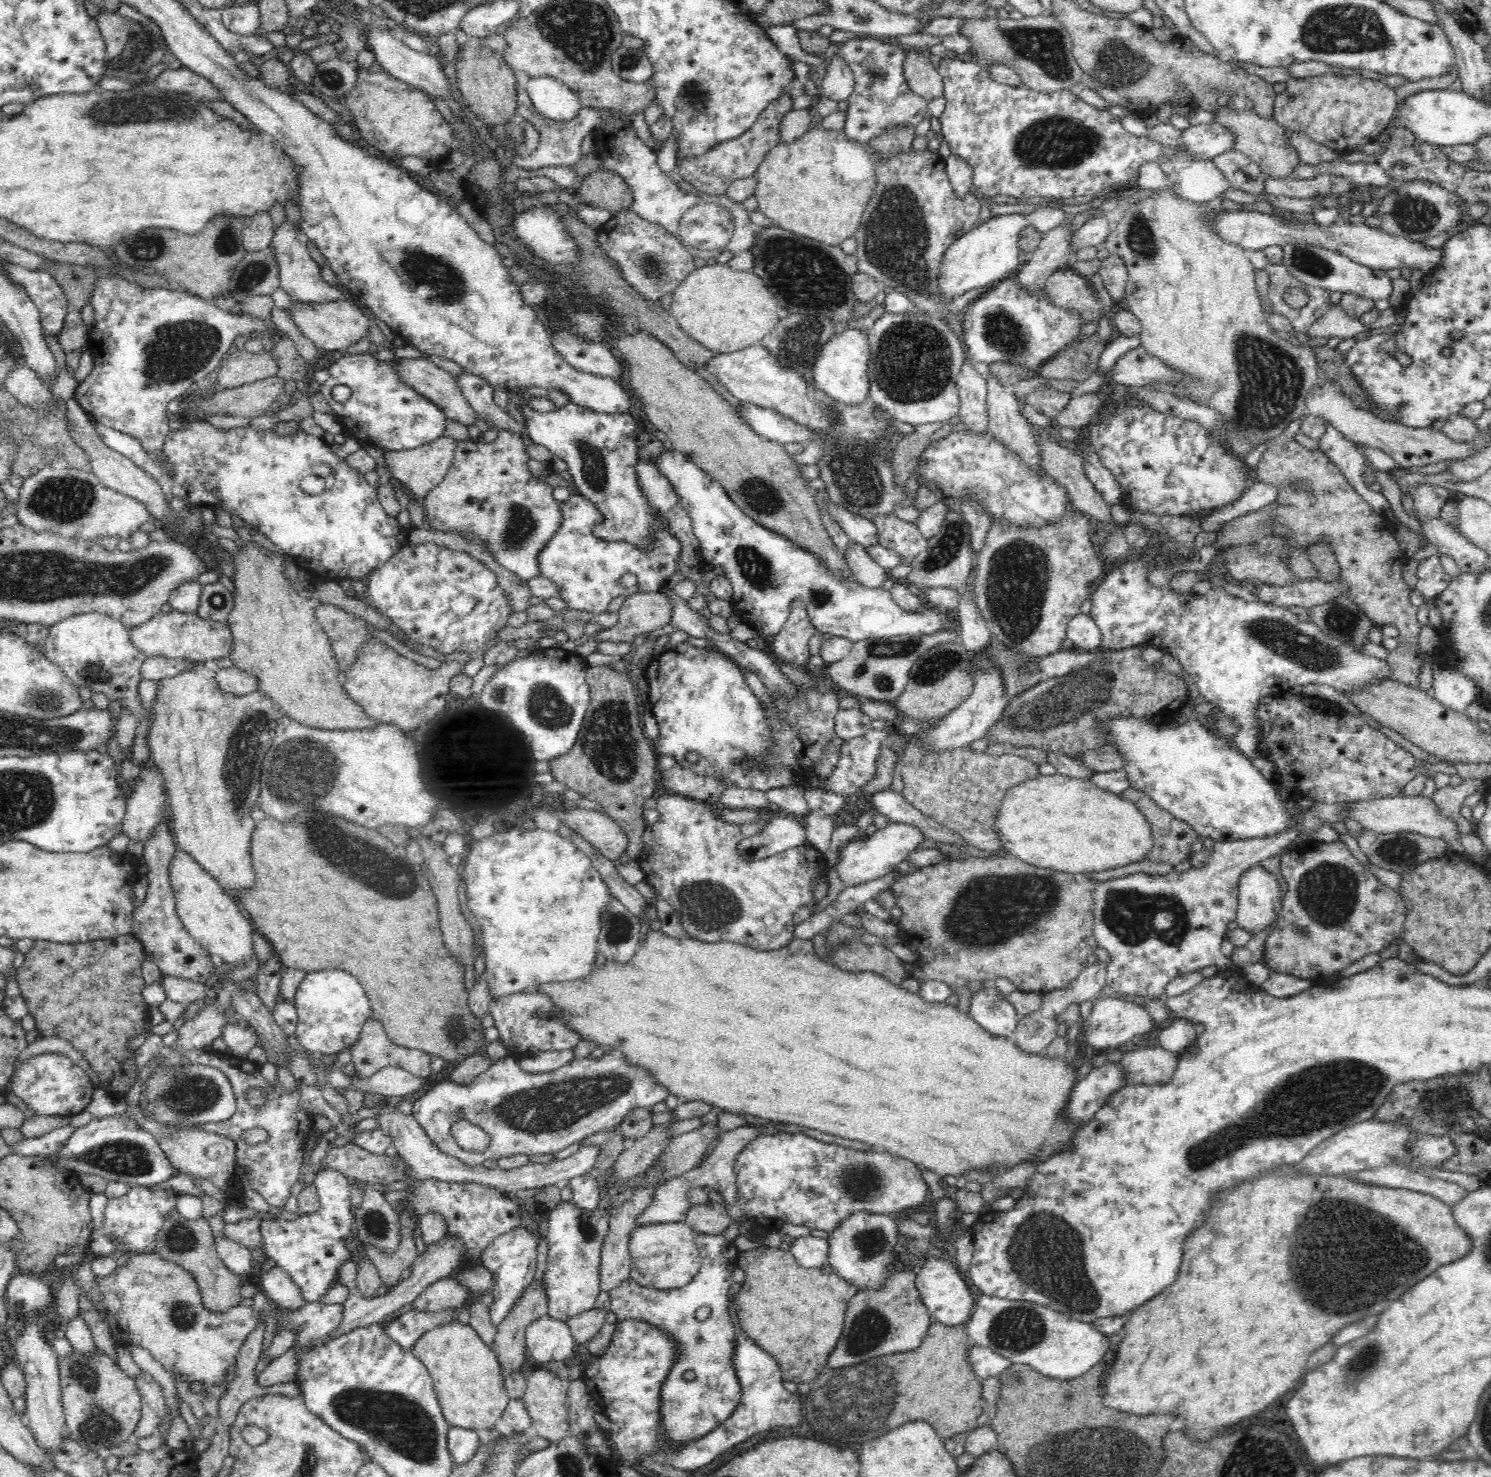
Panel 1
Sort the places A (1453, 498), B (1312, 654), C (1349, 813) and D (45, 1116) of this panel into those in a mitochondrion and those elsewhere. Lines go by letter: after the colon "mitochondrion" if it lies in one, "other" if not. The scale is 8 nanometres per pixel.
A: other
B: mitochondrion
C: other
D: other

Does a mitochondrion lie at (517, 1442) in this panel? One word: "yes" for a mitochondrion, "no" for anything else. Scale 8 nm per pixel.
no

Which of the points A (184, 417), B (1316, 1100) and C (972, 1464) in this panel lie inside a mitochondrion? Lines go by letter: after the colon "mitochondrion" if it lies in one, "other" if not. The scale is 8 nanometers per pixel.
A: other
B: mitochondrion
C: other

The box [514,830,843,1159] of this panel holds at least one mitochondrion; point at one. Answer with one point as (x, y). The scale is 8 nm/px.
(710, 909)

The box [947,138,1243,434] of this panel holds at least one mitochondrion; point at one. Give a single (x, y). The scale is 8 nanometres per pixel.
(1002, 333)

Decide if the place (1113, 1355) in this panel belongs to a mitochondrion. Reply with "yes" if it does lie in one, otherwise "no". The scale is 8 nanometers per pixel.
no

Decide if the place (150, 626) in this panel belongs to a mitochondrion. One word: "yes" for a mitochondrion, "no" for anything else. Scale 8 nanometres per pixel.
no

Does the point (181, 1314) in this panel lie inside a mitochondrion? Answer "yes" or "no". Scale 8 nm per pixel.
yes

